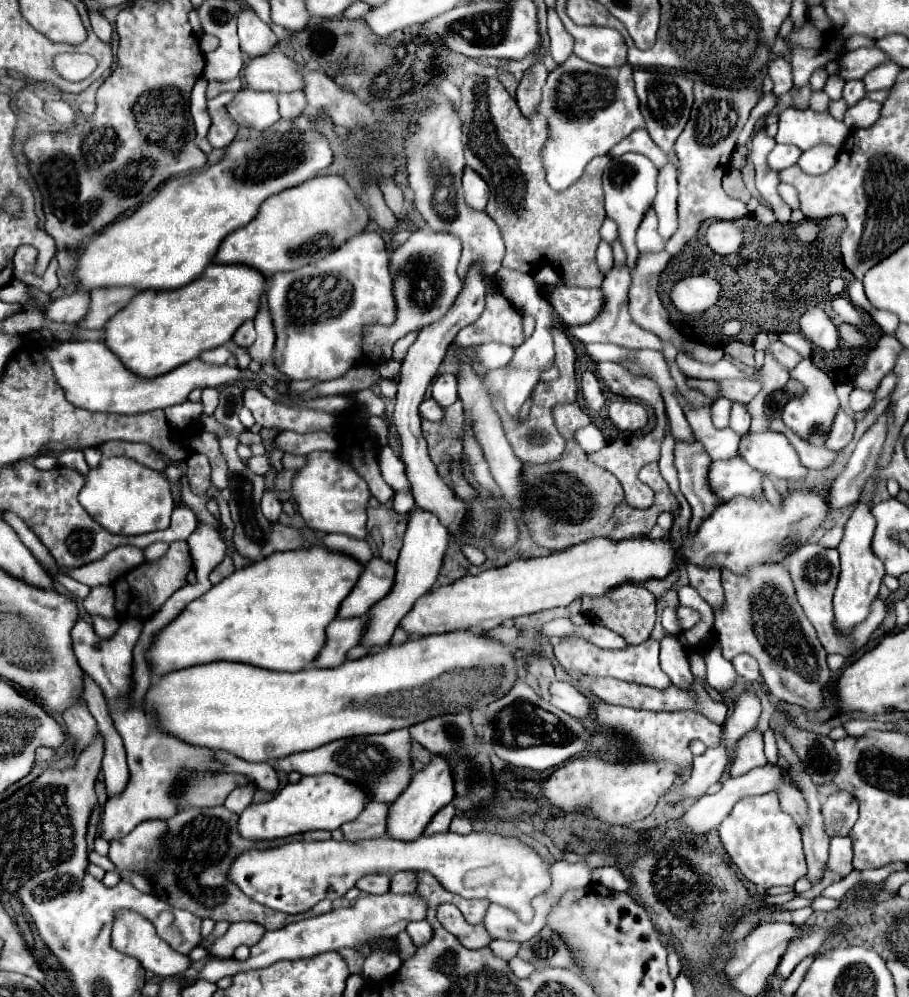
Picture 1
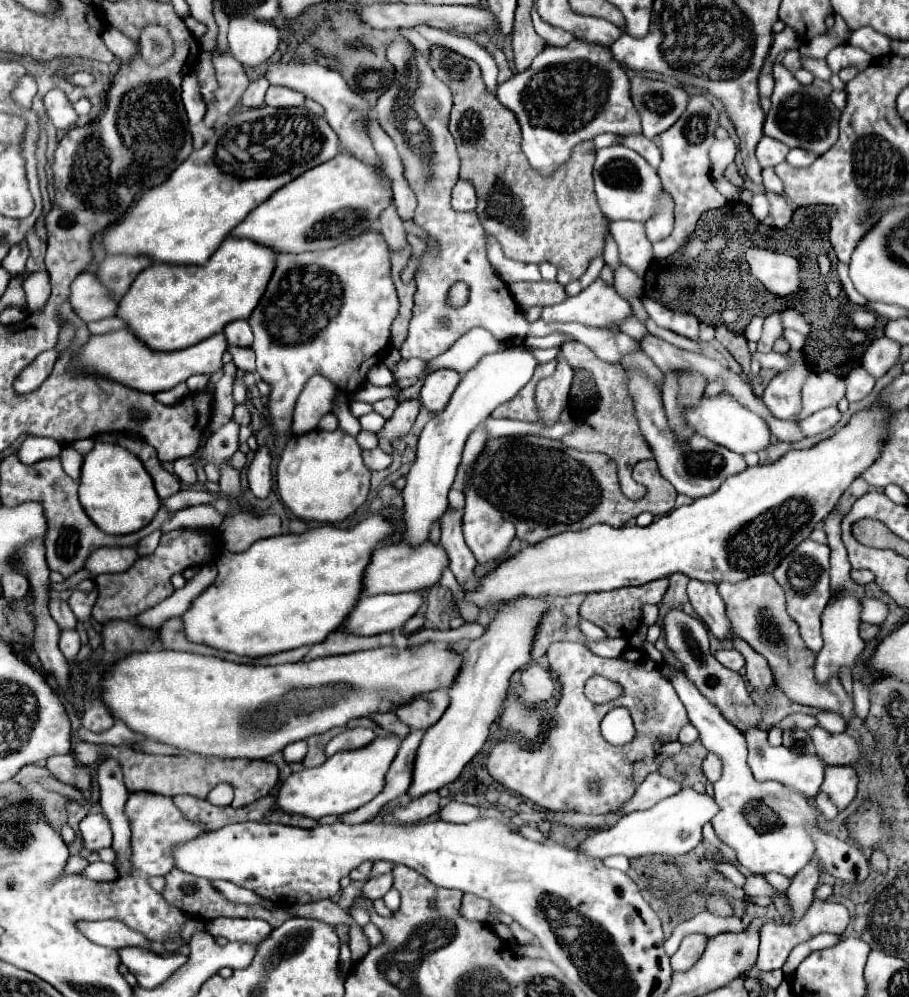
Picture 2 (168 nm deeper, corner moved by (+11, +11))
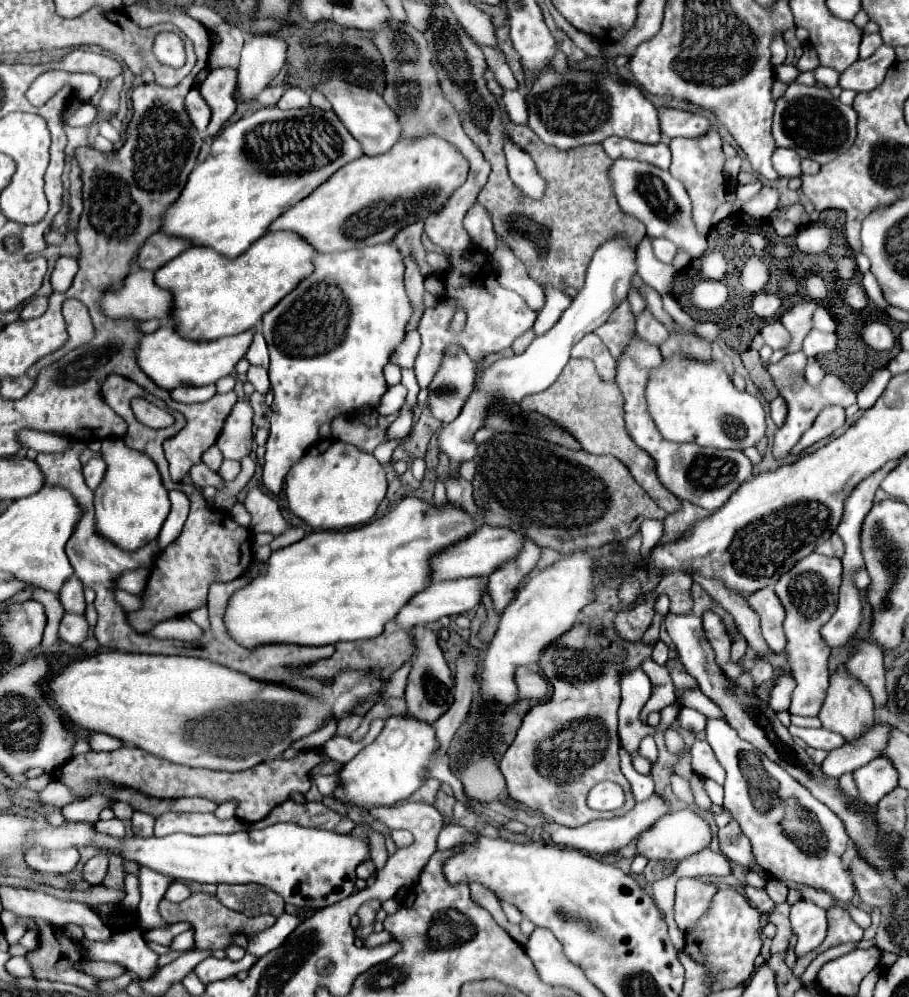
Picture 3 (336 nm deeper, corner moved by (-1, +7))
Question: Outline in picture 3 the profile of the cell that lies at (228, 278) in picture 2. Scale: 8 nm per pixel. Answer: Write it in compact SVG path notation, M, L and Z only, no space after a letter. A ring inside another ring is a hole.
M269 232L261 240L257 240L245 254L229 260L217 250L207 246L191 246L181 256L173 258L169 264L155 272L155 280L159 286L169 288L175 298L171 322L175 328L193 340L215 340L221 336L241 334L249 328L257 328L261 316L269 312L281 298L285 298L301 280L305 280L313 272L313 256L315 248L309 246L307 240L301 240L295 232Z

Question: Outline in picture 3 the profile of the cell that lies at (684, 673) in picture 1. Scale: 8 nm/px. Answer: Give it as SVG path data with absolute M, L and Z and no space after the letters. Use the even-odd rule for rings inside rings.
M709 718L705 734L719 764L727 772L723 806L731 810L749 838L757 864L773 878L823 888L835 900L851 904L855 886L847 866L843 866L843 854L849 844L843 822L781 766L757 752L753 744L741 740L725 720ZM803 844L807 844L807 850Z

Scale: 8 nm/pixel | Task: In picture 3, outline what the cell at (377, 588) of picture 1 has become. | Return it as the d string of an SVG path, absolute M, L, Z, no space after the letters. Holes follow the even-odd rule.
M485 524L473 536L457 542L453 548L447 548L445 552L441 552L441 556L433 558L433 582L469 576L489 576L503 564L515 560L521 554L525 540L527 536L523 532L513 532L511 528L493 528Z

